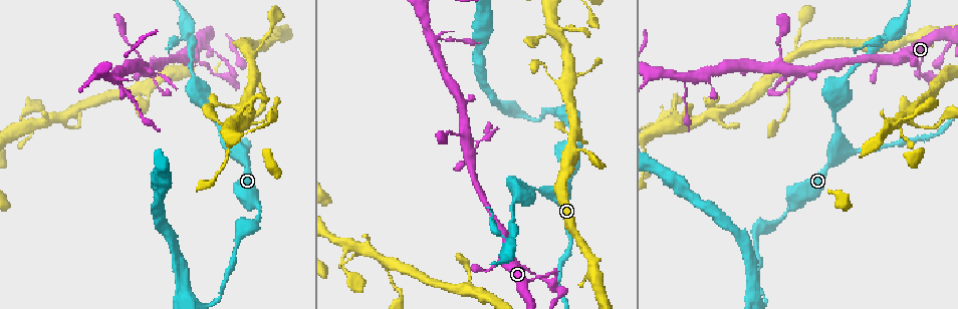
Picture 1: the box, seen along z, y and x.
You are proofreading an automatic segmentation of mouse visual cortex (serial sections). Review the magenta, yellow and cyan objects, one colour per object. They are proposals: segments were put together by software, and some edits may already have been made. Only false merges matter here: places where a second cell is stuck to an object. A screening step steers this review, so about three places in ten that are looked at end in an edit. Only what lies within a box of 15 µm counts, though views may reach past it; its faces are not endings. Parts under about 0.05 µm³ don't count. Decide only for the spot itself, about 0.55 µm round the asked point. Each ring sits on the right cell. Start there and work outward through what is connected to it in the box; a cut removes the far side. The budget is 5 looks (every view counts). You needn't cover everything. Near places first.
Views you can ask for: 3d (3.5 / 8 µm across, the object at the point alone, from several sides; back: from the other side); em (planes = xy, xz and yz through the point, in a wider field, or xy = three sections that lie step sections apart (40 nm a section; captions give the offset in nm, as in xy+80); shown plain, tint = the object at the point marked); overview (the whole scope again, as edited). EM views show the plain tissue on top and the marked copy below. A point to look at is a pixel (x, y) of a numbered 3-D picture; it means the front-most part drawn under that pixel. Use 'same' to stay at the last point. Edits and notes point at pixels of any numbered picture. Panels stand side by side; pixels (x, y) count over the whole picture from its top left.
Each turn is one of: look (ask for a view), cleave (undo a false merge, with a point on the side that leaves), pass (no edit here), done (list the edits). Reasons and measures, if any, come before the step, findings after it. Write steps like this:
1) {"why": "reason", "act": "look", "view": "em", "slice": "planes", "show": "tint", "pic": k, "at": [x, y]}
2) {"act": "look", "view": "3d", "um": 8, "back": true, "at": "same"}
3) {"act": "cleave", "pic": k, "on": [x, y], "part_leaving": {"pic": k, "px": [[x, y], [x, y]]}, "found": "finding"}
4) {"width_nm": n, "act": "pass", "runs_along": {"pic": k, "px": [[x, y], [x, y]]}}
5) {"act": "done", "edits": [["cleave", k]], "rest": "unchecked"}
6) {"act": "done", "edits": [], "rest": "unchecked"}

{"why": "thick turns thin", "act": "look", "view": "3d", "um": 3.5, "pic": 1, "at": [244, 156]}

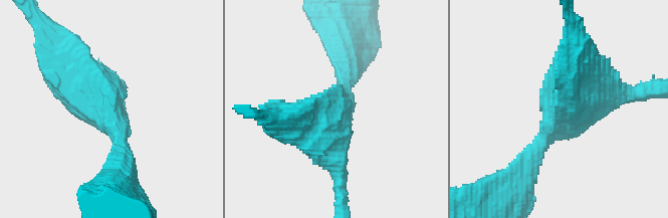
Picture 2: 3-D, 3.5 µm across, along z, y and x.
{"act": "look", "view": "em", "slice": "xy", "step": 5, "show": "tint", "pic": 2, "at": [107, 112]}

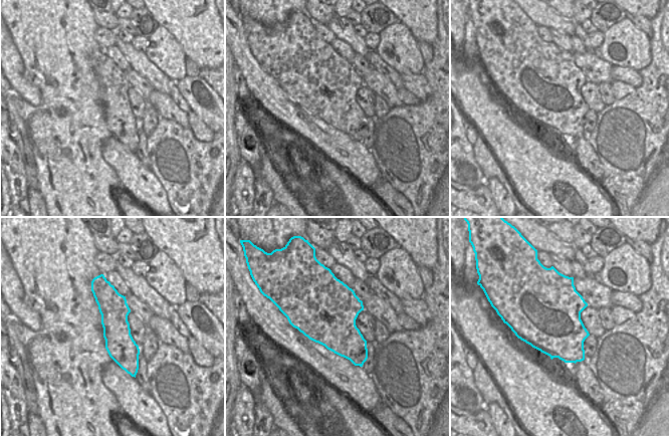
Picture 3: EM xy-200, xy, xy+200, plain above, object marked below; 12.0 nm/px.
{"act": "pass", "runs_along": {"pic": 2, "px": [[120, 146], [49, 40]]}, "found": "one cell here"}

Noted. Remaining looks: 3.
{"why": "thick turns thin", "act": "look", "view": "3d", "um": 3.5, "pic": 1, "at": [160, 89]}

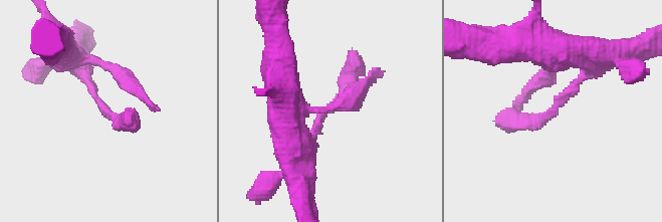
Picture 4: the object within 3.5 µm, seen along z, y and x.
{"why": "need the tissue", "act": "look", "view": "em", "slice": "xy", "step": 1, "show": "tint", "pic": 4, "at": [103, 103]}

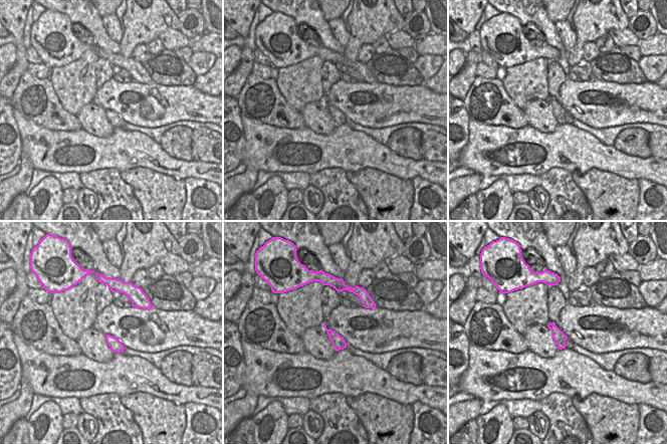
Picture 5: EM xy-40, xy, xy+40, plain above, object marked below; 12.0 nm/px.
{"act": "pass", "found": "one cell here"}

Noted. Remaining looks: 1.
{"act": "done", "edits": [], "rest": "unchecked"}

